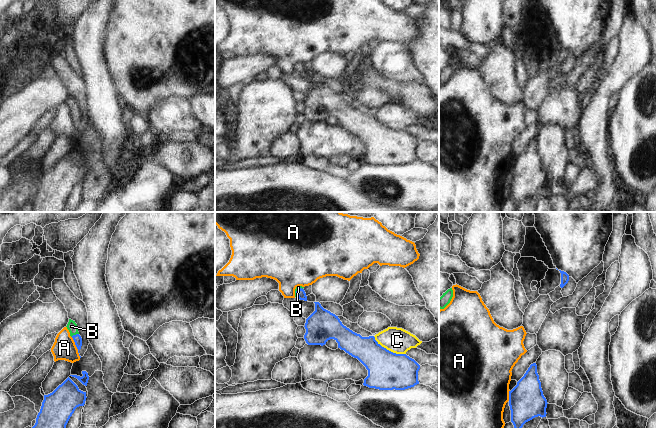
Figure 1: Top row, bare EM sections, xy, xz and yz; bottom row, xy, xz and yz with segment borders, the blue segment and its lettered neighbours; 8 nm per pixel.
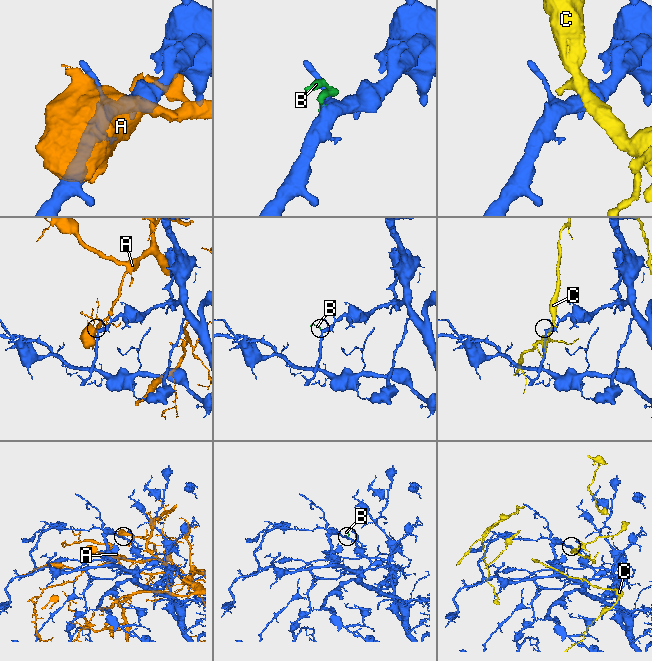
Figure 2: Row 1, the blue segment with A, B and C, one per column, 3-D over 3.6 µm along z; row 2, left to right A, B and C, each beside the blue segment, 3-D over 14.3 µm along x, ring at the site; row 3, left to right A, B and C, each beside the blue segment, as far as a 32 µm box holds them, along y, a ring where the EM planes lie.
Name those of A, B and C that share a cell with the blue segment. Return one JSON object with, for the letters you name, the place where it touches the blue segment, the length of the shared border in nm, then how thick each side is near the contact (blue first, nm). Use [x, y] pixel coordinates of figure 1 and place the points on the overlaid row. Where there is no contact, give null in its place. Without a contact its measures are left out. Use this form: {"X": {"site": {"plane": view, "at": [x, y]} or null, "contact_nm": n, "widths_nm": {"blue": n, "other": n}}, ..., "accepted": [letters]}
{"B": {"site": {"plane": "xy", "at": [74, 335]}, "contact_nm": 70, "widths_nm": {"blue": 70, "other": 80}}, "accepted": ["B"]}

